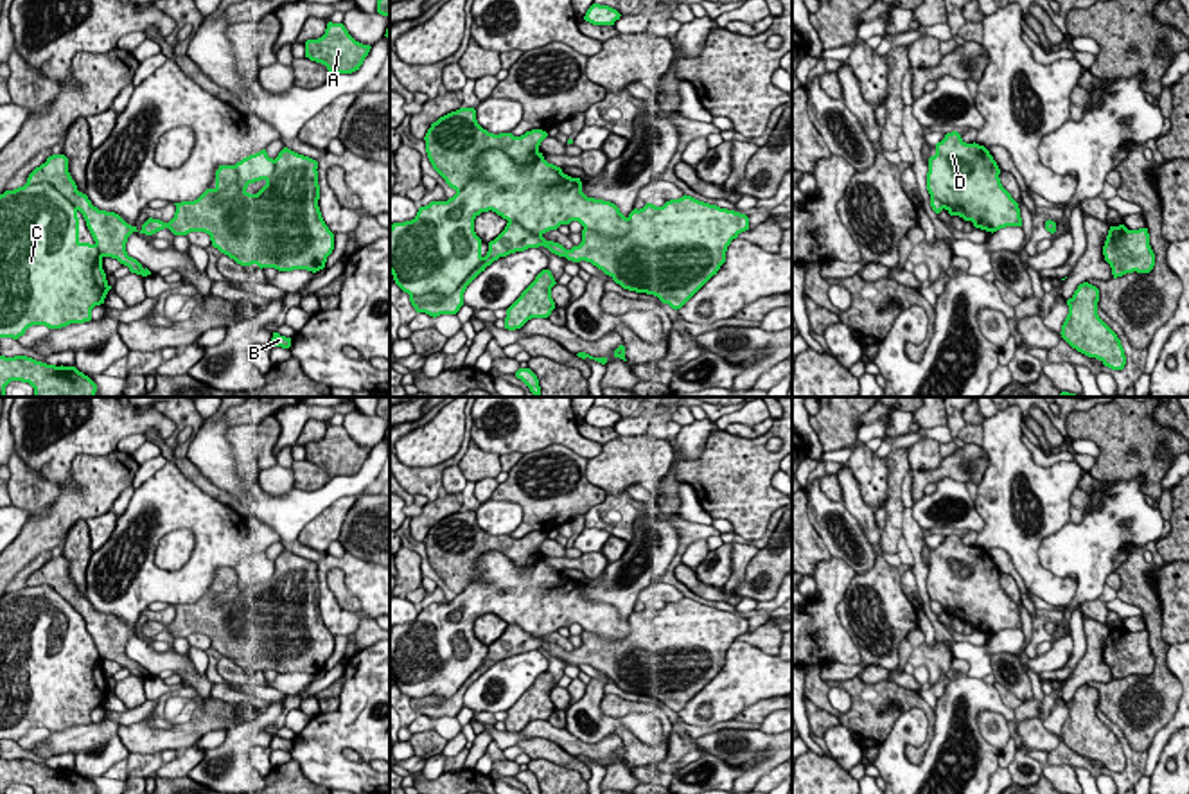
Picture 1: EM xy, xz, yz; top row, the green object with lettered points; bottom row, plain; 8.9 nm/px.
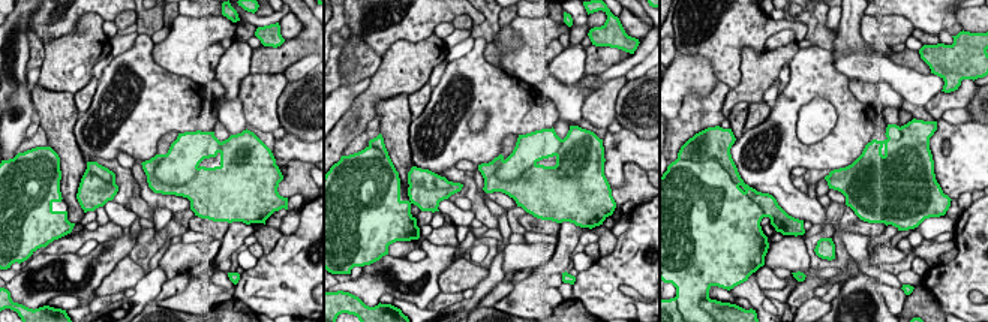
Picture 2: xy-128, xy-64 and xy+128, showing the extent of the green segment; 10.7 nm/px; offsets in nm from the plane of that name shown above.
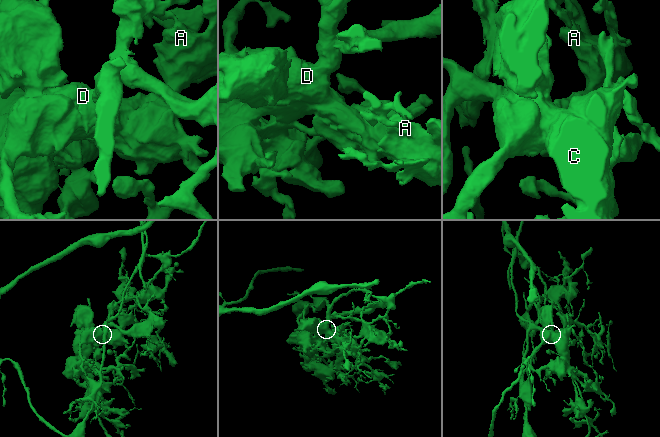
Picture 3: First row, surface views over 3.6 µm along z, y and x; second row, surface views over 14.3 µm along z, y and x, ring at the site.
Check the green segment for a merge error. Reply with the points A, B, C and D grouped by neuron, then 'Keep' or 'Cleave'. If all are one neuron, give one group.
Groups: A / B C D. Cleave

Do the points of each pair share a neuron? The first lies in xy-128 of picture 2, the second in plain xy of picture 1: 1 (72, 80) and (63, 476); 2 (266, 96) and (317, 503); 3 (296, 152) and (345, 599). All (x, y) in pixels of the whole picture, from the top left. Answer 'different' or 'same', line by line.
1: different
2: different
3: different

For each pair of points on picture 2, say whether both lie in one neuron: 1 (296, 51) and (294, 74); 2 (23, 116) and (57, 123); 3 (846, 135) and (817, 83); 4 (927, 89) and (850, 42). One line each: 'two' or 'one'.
1: two
2: two
3: one
4: one

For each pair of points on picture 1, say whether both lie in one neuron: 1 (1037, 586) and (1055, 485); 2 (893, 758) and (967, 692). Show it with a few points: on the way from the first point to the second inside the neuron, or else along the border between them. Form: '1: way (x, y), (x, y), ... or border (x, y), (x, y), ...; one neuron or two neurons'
1: way (1022, 548), (1006, 502), (1008, 480), (1017, 469); one neuron
2: way (920, 767), (934, 755), (943, 739), (951, 712); one neuron

